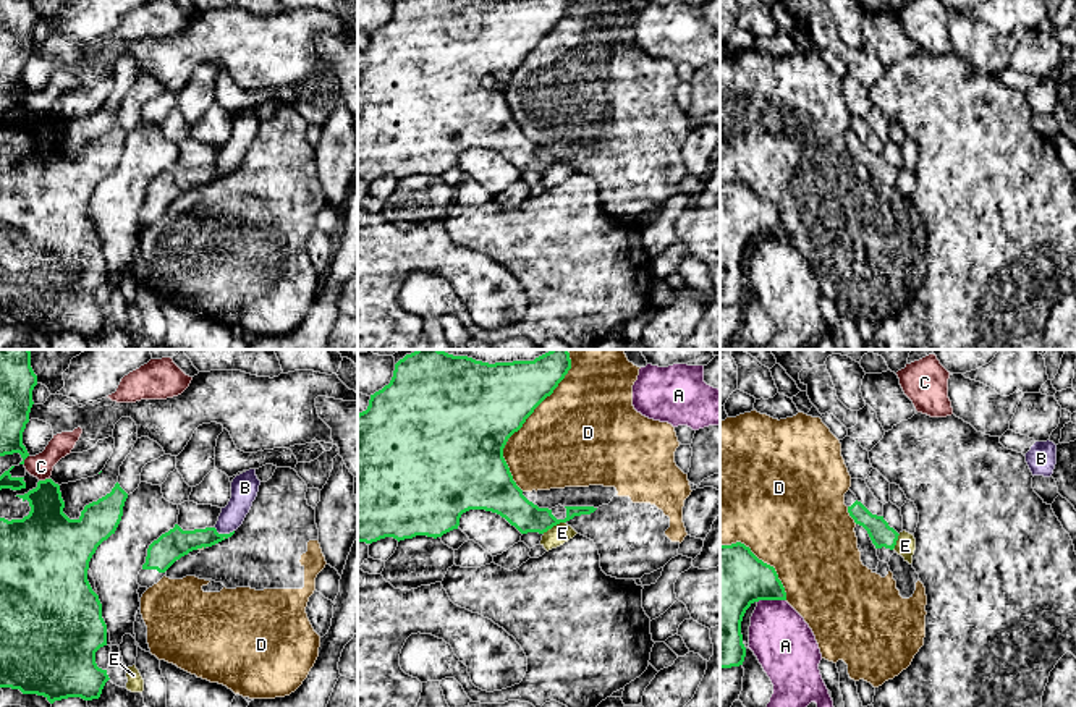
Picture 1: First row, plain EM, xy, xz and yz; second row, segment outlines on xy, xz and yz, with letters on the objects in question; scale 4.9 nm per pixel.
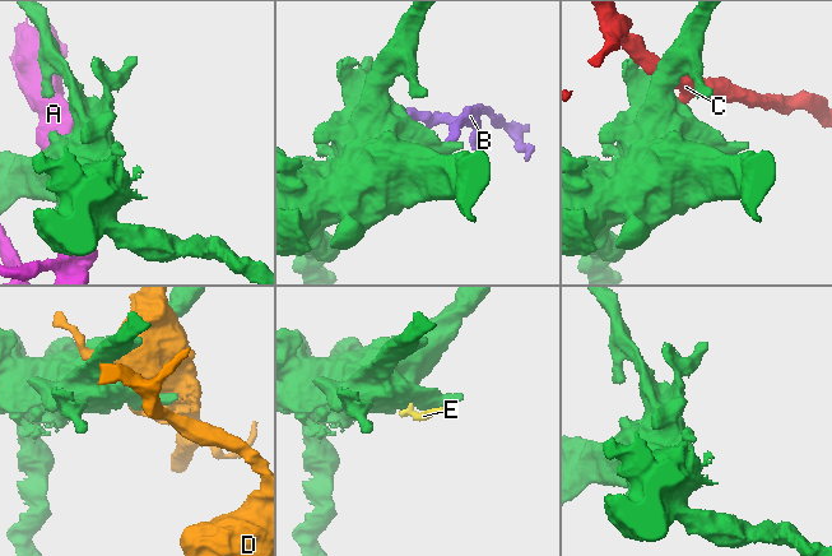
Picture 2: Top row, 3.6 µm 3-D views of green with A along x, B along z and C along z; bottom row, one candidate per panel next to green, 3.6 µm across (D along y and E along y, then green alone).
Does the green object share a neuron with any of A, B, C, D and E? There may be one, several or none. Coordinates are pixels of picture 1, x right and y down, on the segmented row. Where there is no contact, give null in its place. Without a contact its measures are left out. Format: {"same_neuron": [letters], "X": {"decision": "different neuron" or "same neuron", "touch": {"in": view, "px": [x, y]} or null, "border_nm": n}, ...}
{"same_neuron": [], "A": {"decision": "different neuron", "touch": {"in": "yz", "px": [770, 599]}, "border_nm": 140}, "B": {"decision": "different neuron", "touch": {"in": "xy", "px": [224, 534]}, "border_nm": 110}, "C": {"decision": "different neuron", "touch": {"in": "xy", "px": [46, 479]}, "border_nm": 60}, "D": {"decision": "different neuron", "touch": {"in": "xz", "px": [525, 421]}, "border_nm": 750}, "E": {"decision": "different neuron", "touch": {"in": "xz", "px": [554, 524]}, "border_nm": 130}}

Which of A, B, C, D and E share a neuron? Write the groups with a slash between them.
A / B E / C / D

